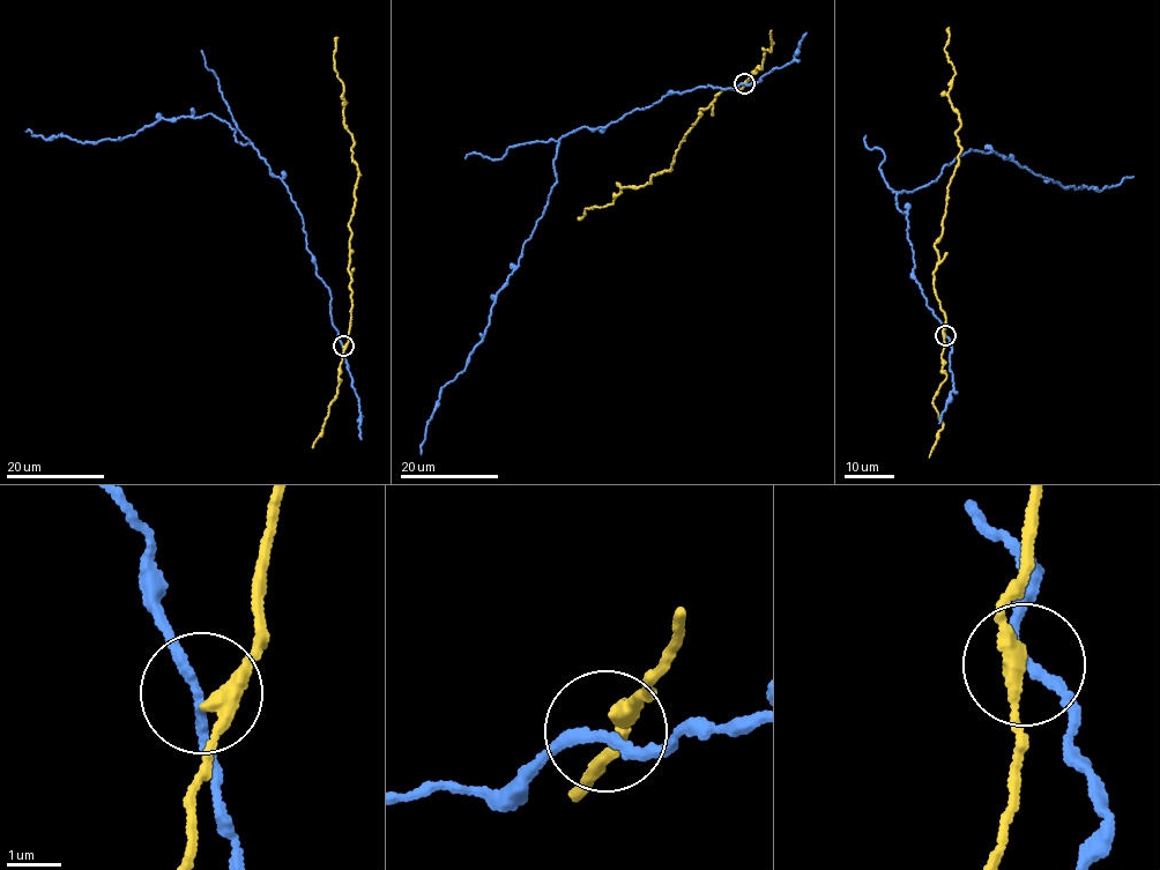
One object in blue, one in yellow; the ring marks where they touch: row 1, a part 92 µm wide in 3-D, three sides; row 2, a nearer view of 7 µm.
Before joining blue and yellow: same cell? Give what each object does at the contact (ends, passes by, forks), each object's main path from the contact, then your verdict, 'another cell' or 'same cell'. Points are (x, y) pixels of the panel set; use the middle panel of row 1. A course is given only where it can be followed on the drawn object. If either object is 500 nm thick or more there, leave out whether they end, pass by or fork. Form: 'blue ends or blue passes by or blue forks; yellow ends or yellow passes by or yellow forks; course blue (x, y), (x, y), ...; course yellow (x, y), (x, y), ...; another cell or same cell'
blue passes by; yellow passes by; course blue (744, 82), (674, 93), (559, 139), (548, 203), (498, 292), (483, 341), (441, 388), (421, 454); course yellow (745, 82), (699, 109), (668, 171), (653, 175), (646, 185), (623, 186), (611, 205), (585, 208), (578, 220); same cell

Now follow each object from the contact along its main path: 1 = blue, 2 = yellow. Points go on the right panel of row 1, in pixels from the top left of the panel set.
1: (944, 335), (914, 277), (897, 194), (934, 183), (969, 149), (1076, 188), (1100, 191), (1134, 177)
2: (945, 335), (934, 244), (961, 146), (949, 99), (954, 71), (944, 50), (947, 27)

